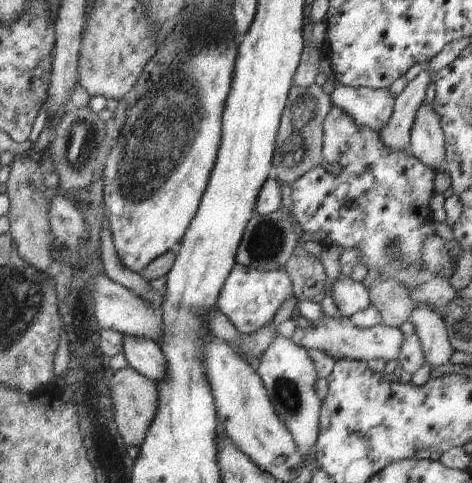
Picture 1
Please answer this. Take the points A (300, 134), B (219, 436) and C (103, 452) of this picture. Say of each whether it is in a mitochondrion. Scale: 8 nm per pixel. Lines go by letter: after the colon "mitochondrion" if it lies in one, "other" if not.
A: mitochondrion
B: other
C: mitochondrion

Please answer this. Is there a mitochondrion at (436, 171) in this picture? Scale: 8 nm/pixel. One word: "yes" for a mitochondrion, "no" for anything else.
no

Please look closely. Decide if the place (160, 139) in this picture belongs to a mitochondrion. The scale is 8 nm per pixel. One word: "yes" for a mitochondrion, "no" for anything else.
yes

